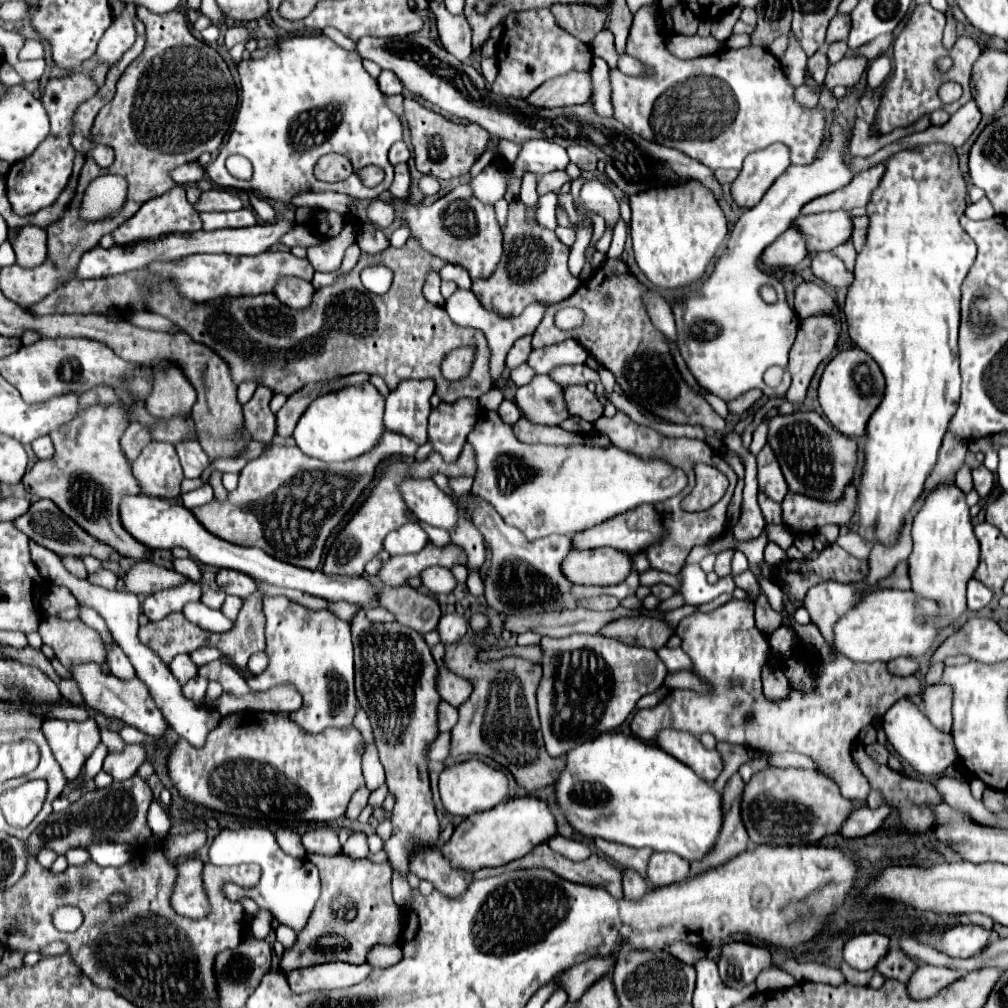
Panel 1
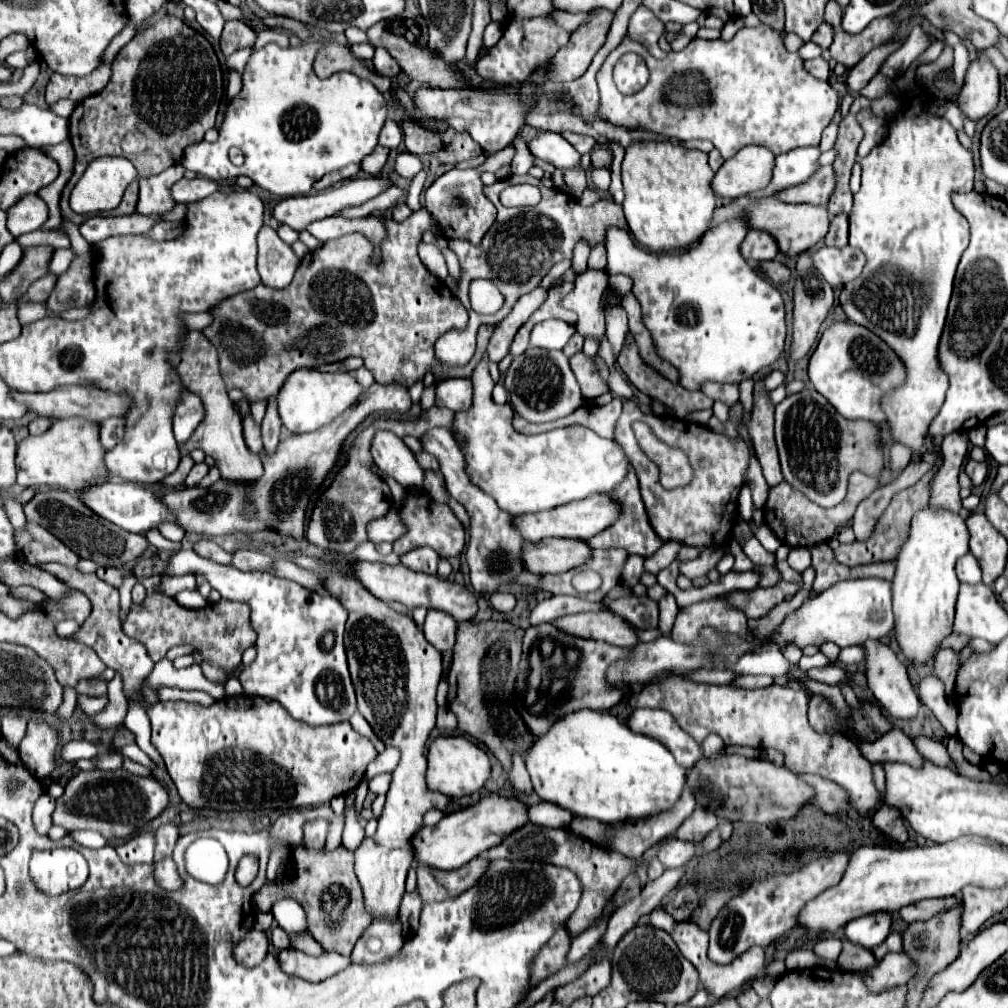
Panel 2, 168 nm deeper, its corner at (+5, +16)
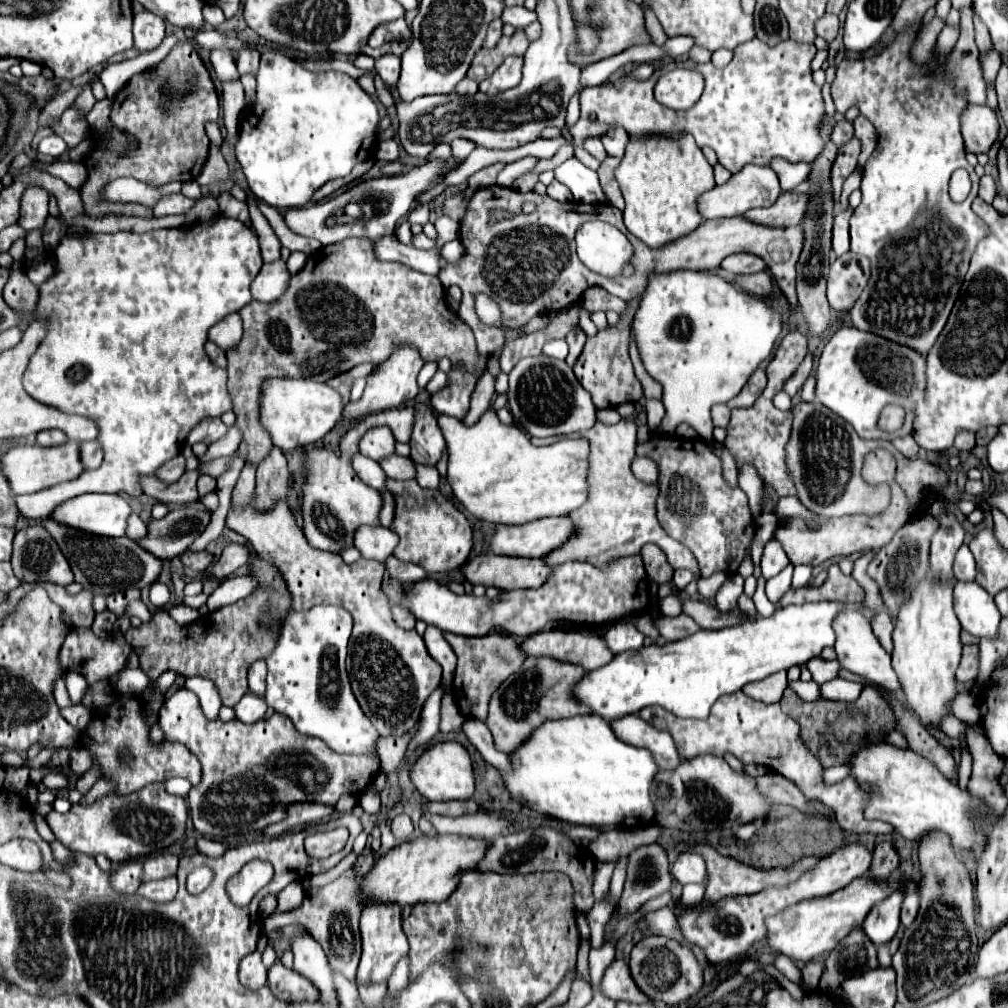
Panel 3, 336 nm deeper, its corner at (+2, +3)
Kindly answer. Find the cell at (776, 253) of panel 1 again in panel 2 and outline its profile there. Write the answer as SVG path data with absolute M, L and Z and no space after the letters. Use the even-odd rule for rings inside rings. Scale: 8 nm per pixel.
M749 230L739 250L743 252L743 256L747 256L747 260L755 260L755 262L773 260L779 254L777 242L767 232L761 230Z

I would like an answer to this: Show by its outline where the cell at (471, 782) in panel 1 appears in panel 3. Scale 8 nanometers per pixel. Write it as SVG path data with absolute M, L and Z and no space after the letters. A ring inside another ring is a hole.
M456 741L436 743L428 751L424 751L410 771L410 779L420 791L420 795L428 801L452 801L452 799L470 799L476 791L472 759L468 751Z

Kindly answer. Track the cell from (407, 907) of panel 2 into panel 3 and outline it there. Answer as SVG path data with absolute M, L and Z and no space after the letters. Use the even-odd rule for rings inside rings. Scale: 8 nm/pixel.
M404 955L404 957L398 961L394 973L392 973L390 979L388 979L388 993L394 997L402 987L408 985L408 981L410 981L410 957Z

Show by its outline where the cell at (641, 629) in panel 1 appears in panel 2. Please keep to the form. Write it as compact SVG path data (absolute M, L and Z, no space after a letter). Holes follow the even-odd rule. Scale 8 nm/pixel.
M583 612L561 616L551 624L563 628L563 632L571 632L571 636L583 636L589 640L603 640L615 644L619 648L631 648L637 644L635 630L621 616L611 612Z

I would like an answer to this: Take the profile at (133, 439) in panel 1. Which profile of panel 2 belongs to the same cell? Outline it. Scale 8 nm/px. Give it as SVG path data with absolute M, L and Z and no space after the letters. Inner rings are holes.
M107 418L99 424L99 442L105 450L111 450L123 438L123 418Z

